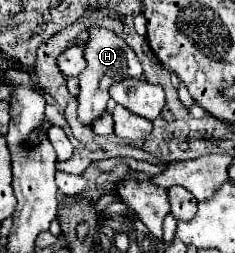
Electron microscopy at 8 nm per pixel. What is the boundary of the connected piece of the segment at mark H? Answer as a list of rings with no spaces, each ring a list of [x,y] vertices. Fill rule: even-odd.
[[[91,28],[89,30],[89,40],[85,44],[85,58],[87,58],[87,68],[81,72],[79,76],[79,86],[81,92],[77,96],[79,102],[79,120],[85,126],[93,126],[93,122],[103,116],[107,100],[109,100],[109,86],[121,78],[141,78],[143,68],[139,58],[135,56],[135,52],[125,44],[125,40],[121,40],[119,36],[115,36],[111,30],[105,28]]]

